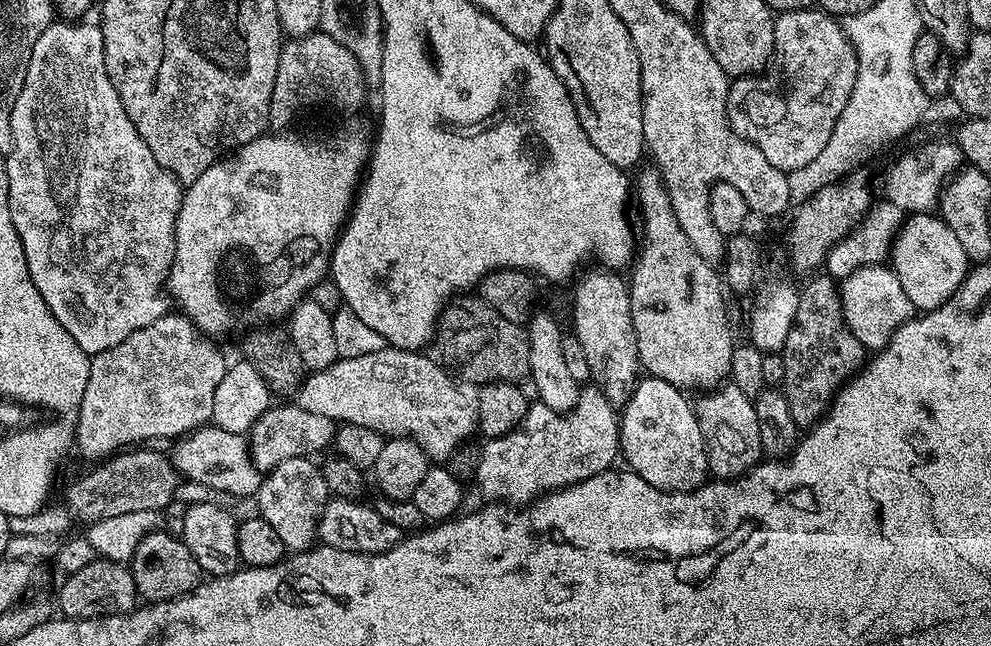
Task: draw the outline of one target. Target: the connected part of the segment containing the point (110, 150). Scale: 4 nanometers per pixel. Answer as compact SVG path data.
M88 22L60 23L64 24L49 24L38 42L34 42L24 85L14 102L10 118L12 150L6 156L8 205L14 230L18 230L18 238L26 254L30 278L34 286L38 286L38 294L42 294L50 314L54 314L59 324L66 326L66 332L81 346L83 352L93 356L125 341L134 330L142 330L142 326L150 326L150 322L158 322L158 318L169 315L170 297L165 288L176 257L176 219L184 200L185 189L176 175L160 165L154 154L150 154L150 146L142 142L142 134L134 130L134 122L130 122L130 114L126 114L126 106L122 106L122 98L118 98L118 90L114 90L114 82L110 82L110 74L106 70L106 54L100 27L95 23L84 24Z

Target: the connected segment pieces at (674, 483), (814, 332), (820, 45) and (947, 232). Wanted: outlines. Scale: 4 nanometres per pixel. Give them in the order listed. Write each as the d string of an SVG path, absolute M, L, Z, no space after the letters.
M645 375L636 383L634 394L628 396L628 401L624 403L622 411L619 413L618 419L620 422L620 451L622 460L625 460L627 467L633 472L637 472L642 478L646 478L646 482L650 482L650 486L658 486L667 492L693 492L698 485L705 483L709 479L710 473L708 470L708 455L706 454L706 446L702 438L702 430L700 429L700 419L696 416L696 409L690 403L681 389L675 388L670 382L662 382L662 378L654 378L653 376Z
M826 274L820 275L813 277L814 280L804 288L801 287L798 310L782 349L786 362L786 378L782 391L790 402L790 414L800 430L807 430L818 423L820 417L828 411L833 395L841 387L845 377L859 369L866 360L866 350L862 342L858 342L850 326L846 326L835 279Z
M815 7L799 8L793 12L781 12L774 26L774 50L768 67L759 74L733 79L728 86L728 124L746 142L762 150L769 169L777 168L781 174L802 170L826 150L846 102L858 78L858 58L850 38L844 32L843 23Z
M917 212L905 219L892 242L890 267L898 282L902 282L902 290L906 290L906 298L910 298L913 309L931 310L941 308L956 295L969 274L970 261L954 230L950 230L939 215Z

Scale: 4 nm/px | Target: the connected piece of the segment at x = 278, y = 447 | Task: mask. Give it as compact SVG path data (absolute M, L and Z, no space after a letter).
M294 402L280 403L284 404L278 405L277 403L257 418L250 431L253 466L259 469L262 474L271 472L286 458L294 458L295 456L315 457L317 455L315 452L322 451L327 444L329 447L336 438L337 421L326 418L326 414L310 414L310 410L302 410Z

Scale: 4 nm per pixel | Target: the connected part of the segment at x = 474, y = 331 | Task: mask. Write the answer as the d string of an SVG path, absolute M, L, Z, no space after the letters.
M460 294L448 301L440 311L440 318L436 321L434 345L438 352L439 361L450 369L457 379L470 381L477 386L506 381L519 383L529 375L529 338L527 329L521 324L510 322L498 314L485 300L476 294Z

